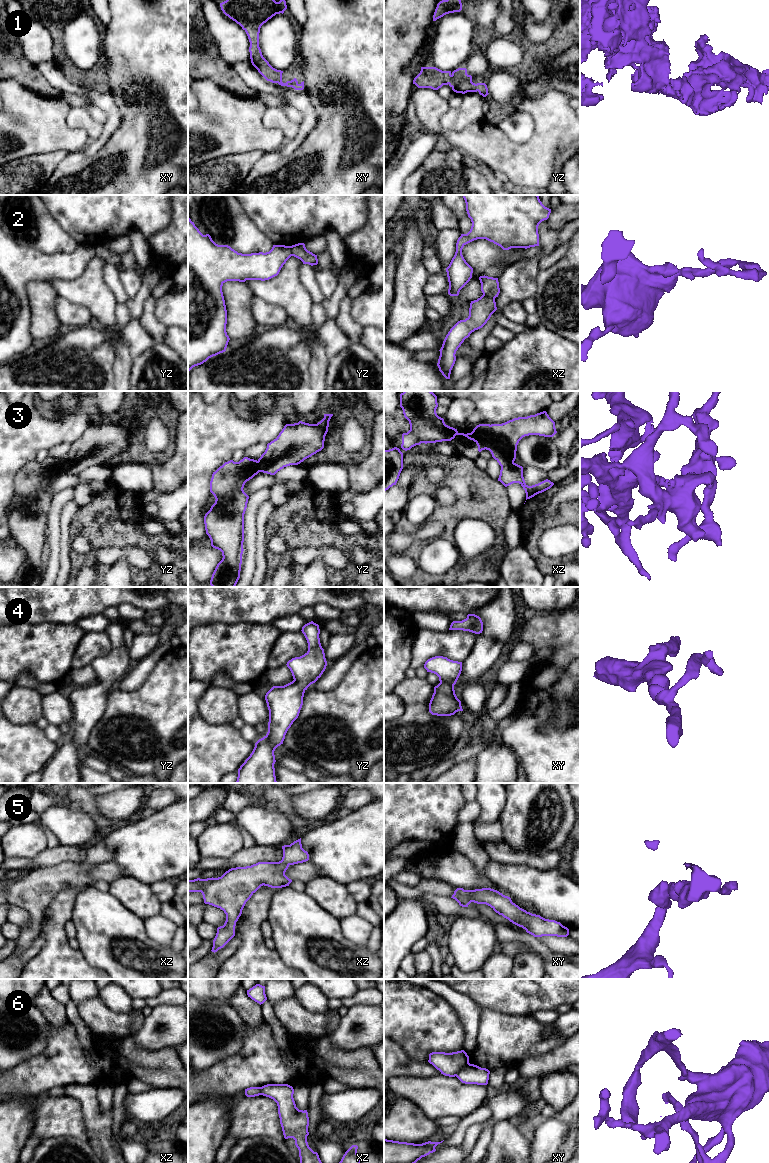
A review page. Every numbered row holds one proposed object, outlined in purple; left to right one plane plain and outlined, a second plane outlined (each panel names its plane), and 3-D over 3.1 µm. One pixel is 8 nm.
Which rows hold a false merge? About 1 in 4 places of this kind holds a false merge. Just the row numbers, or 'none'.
2, 6

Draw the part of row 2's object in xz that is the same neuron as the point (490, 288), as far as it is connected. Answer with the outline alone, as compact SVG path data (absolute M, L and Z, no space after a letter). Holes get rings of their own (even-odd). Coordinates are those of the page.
M480 276L481 291L484 296L495 299L500 293L498 278Z

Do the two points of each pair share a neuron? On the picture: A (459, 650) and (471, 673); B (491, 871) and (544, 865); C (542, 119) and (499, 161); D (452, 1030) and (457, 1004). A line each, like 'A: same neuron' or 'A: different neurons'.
A: different neurons
B: different neurons
C: same neuron
D: different neurons

